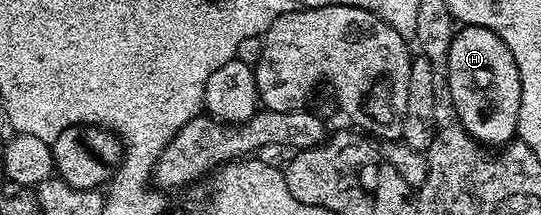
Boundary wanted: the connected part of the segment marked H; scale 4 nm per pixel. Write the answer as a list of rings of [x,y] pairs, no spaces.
[[[467,25],[453,34],[449,52],[449,86],[453,109],[461,121],[461,126],[470,137],[482,146],[504,147],[517,137],[517,120],[521,106],[521,80],[515,59],[487,27]]]

